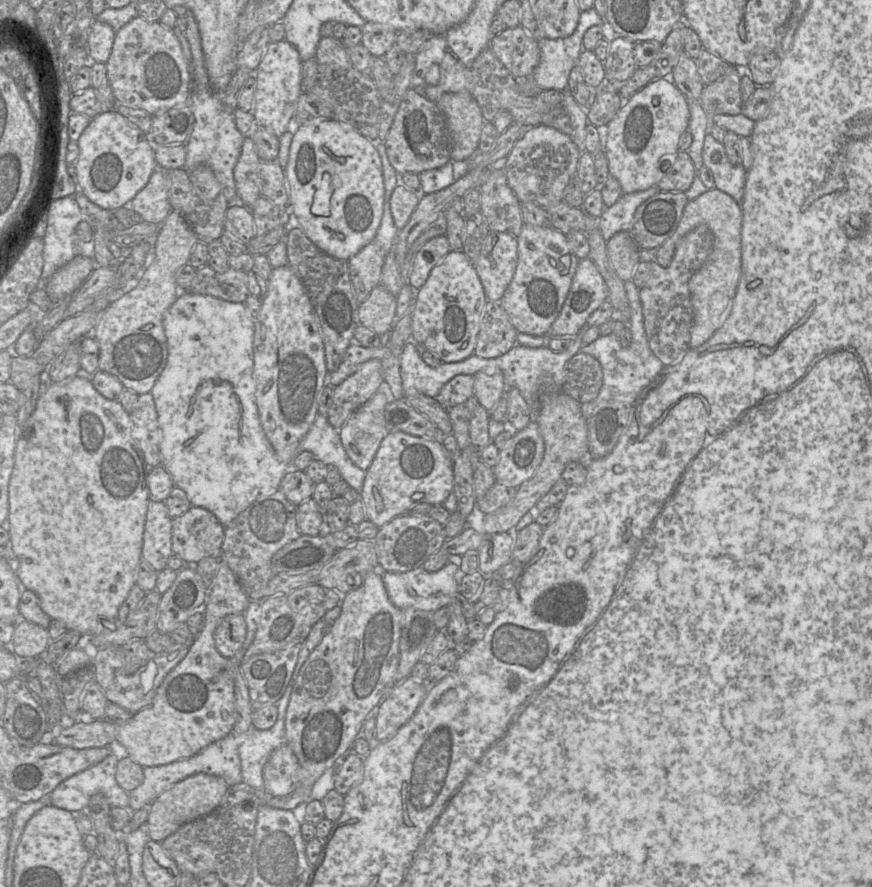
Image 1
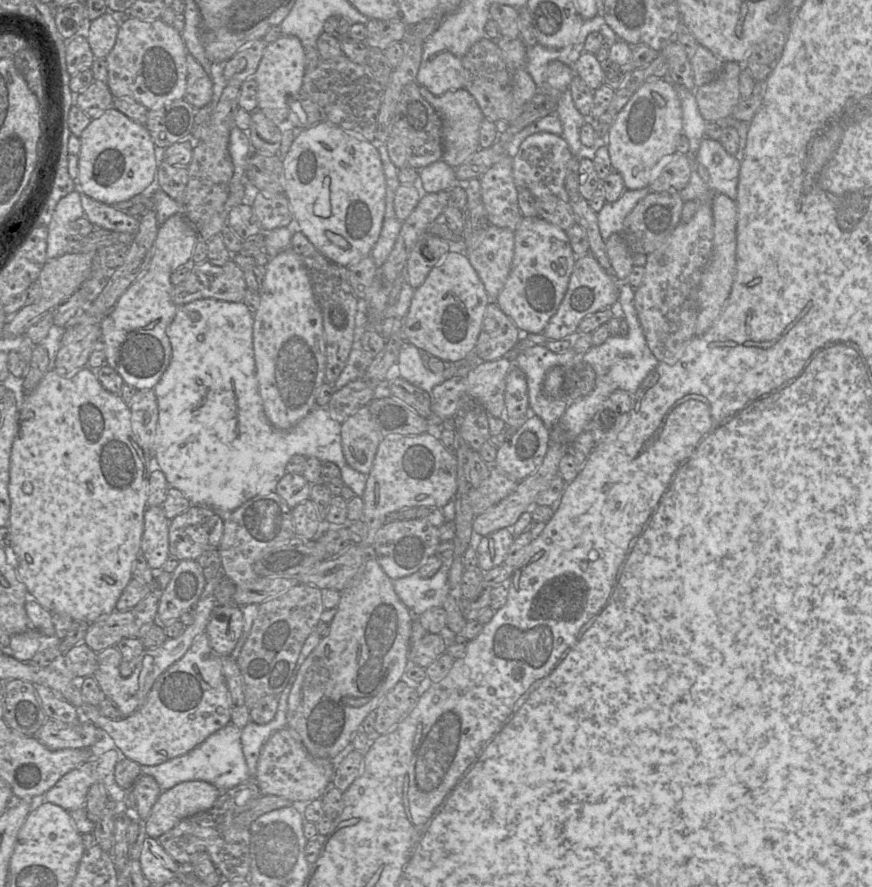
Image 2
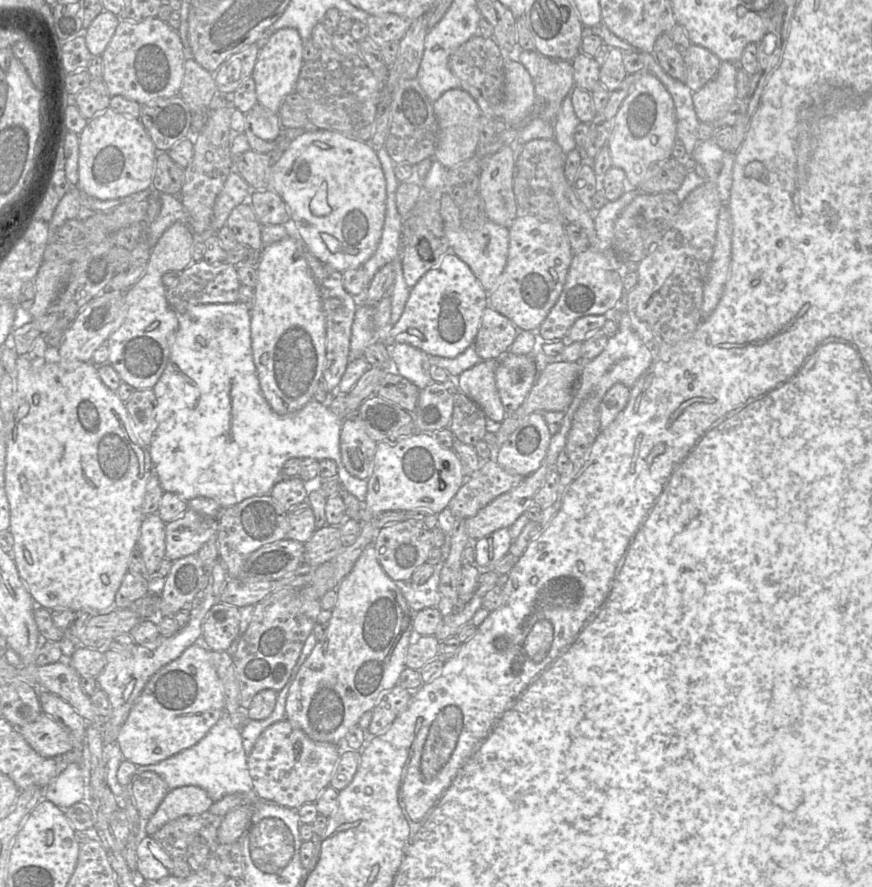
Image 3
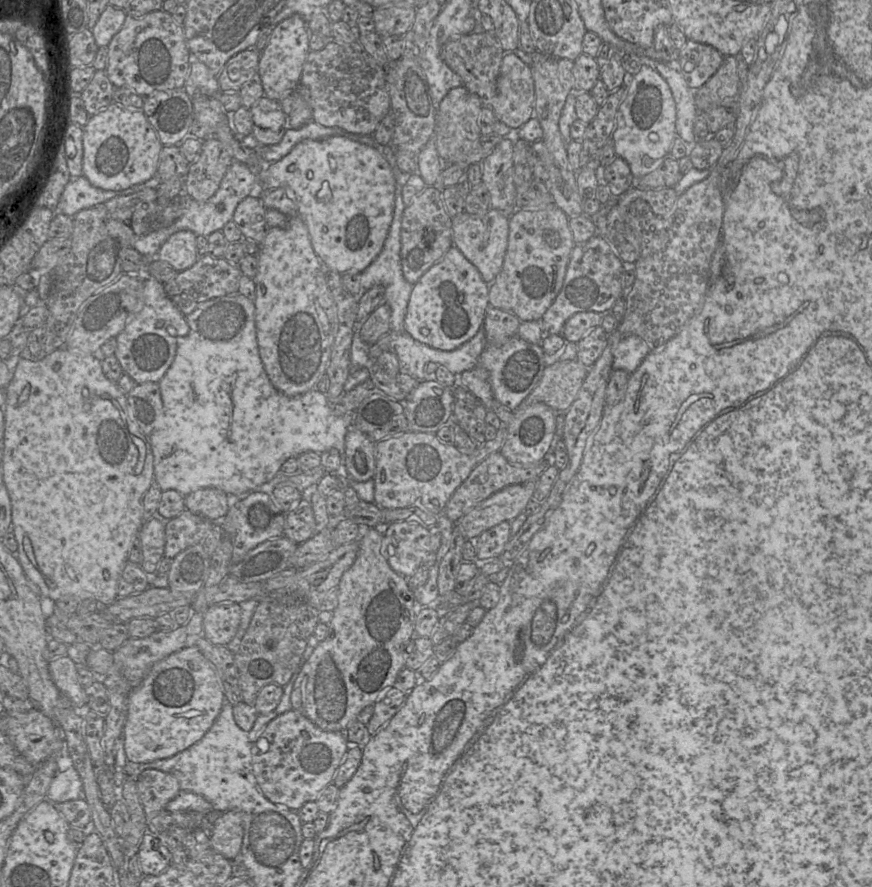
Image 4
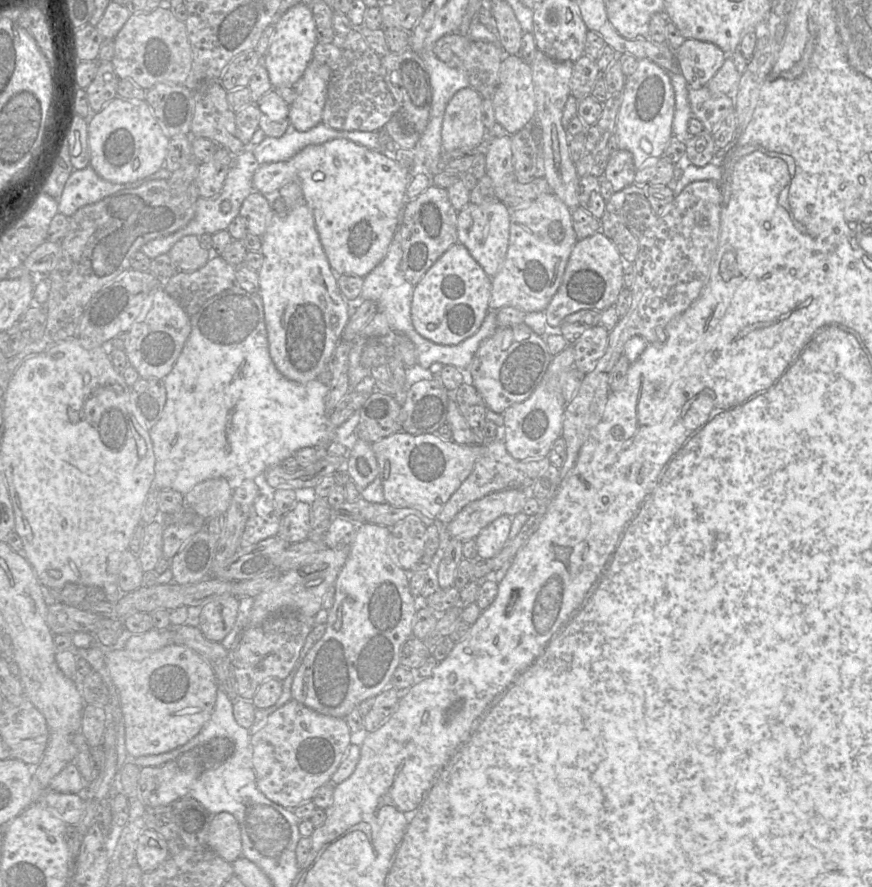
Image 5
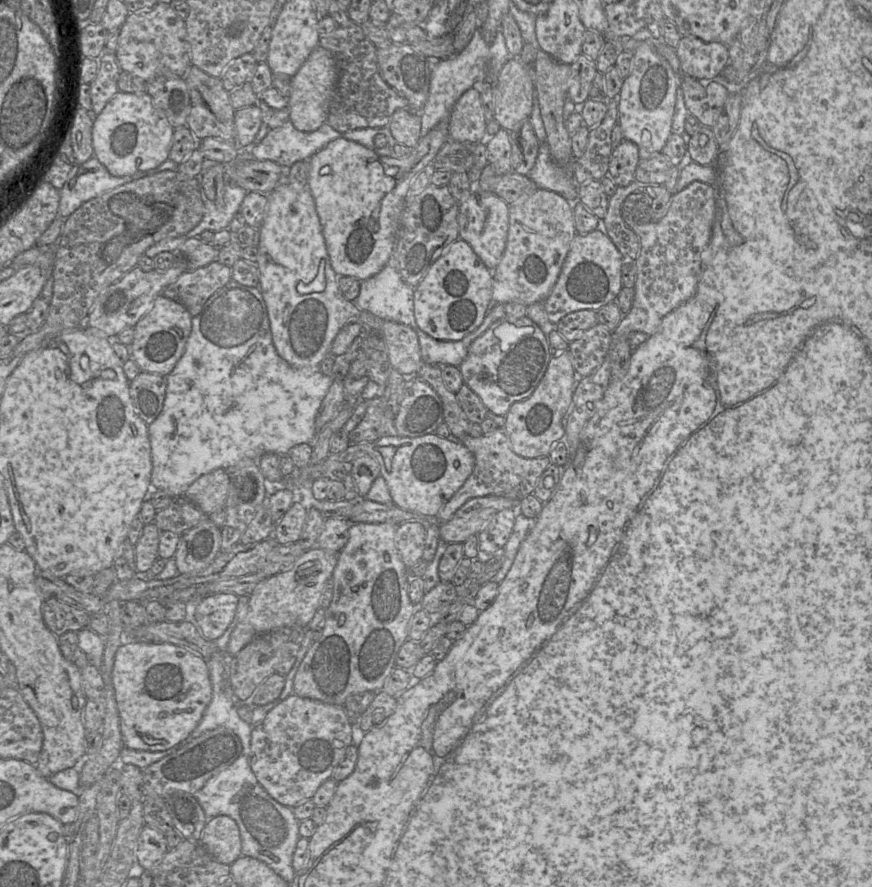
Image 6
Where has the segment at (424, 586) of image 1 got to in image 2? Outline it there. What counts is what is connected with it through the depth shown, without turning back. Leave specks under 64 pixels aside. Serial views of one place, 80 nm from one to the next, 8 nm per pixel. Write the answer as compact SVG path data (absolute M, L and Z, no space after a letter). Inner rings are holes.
M453 558L443 561L438 572L430 578L422 578L419 573L393 581L396 594L413 616L425 611L443 607L448 594L448 574Z

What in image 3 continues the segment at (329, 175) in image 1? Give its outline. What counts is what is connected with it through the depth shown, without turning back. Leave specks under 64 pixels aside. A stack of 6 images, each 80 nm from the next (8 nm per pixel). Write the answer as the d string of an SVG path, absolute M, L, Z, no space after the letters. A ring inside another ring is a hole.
M311 127L310 129L306 129L302 135L294 139L281 156L277 156L277 158L273 159L274 163L271 168L267 190L273 190L283 198L288 207L291 218L295 221L300 236L309 250L320 261L340 272L350 268L363 266L363 264L370 259L378 247L382 236L386 214L386 179L375 149L365 141L350 139L338 131Z

